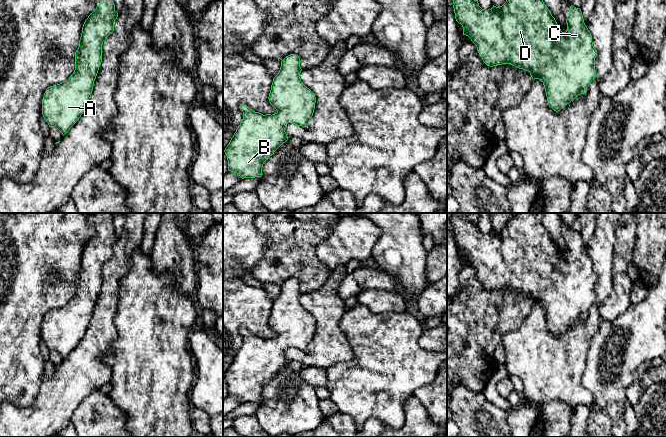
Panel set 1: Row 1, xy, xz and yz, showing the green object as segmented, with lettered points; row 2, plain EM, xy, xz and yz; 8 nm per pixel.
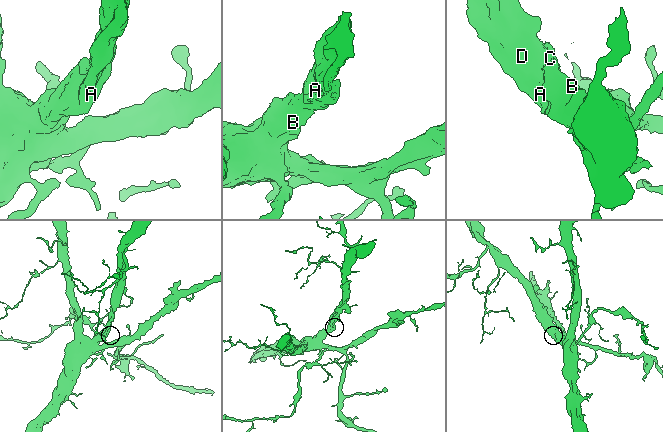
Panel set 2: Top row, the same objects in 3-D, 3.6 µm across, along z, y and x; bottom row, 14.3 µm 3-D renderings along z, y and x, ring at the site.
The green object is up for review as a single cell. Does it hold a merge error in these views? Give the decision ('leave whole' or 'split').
leave whole

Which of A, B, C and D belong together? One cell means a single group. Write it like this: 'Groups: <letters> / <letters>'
Groups: A B C D

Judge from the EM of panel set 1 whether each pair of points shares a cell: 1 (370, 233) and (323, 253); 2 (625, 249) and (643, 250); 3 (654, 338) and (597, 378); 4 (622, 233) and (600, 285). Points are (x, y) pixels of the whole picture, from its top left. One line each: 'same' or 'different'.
1: same
2: different
3: same
4: different

